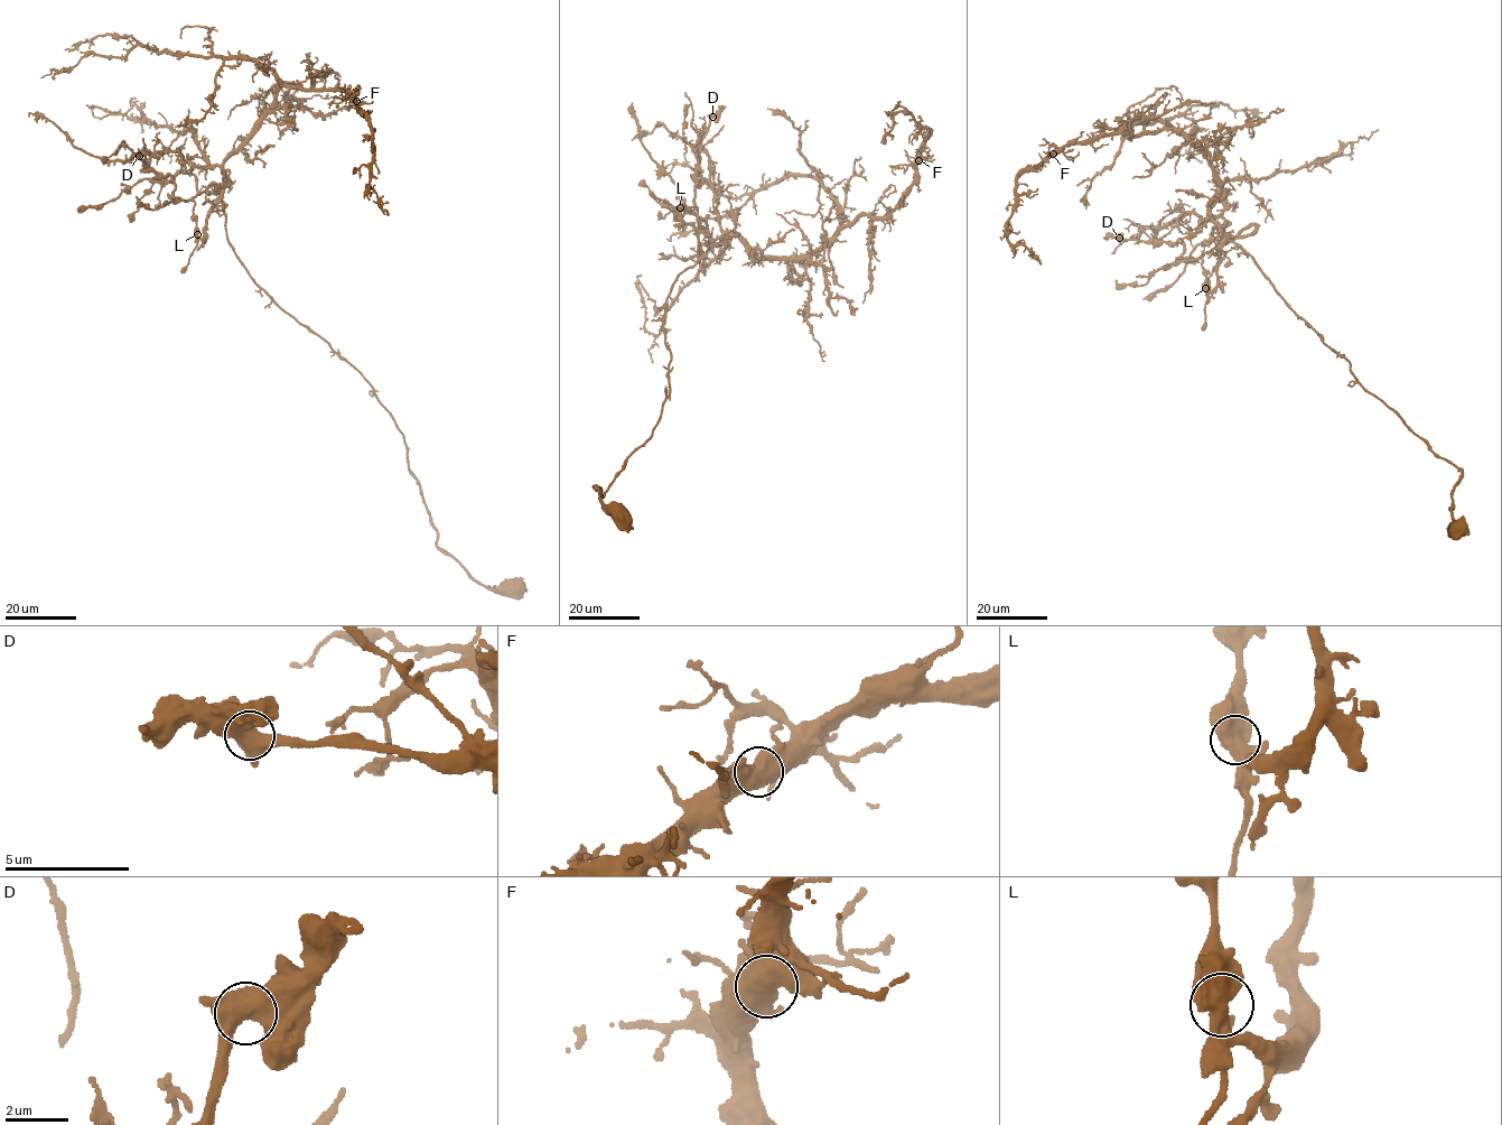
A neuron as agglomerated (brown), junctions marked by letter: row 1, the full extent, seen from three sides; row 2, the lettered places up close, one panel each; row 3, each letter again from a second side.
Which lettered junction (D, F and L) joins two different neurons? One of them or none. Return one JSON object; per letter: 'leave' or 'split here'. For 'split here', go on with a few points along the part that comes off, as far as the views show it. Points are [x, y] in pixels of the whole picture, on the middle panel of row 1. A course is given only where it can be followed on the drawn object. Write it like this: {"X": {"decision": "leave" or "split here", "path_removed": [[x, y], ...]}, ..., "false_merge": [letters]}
{"D": {"decision": "leave"}, "F": {"decision": "leave"}, "L": {"decision": "split here", "path_removed": [[680, 207], [682, 222], [712, 240]]}, "false_merge": ["L"]}

